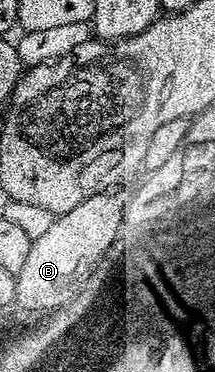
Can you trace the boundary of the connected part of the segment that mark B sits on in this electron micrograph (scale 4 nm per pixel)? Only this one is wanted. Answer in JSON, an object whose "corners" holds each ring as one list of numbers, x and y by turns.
{"corners":[[101,192,80,202,76,210,55,215,46,233,30,241,28,259,16,274,16,304,24,313,31,314,37,307,69,304,75,289,87,287,92,272,117,238,115,228,120,221,124,200,114,195]]}

